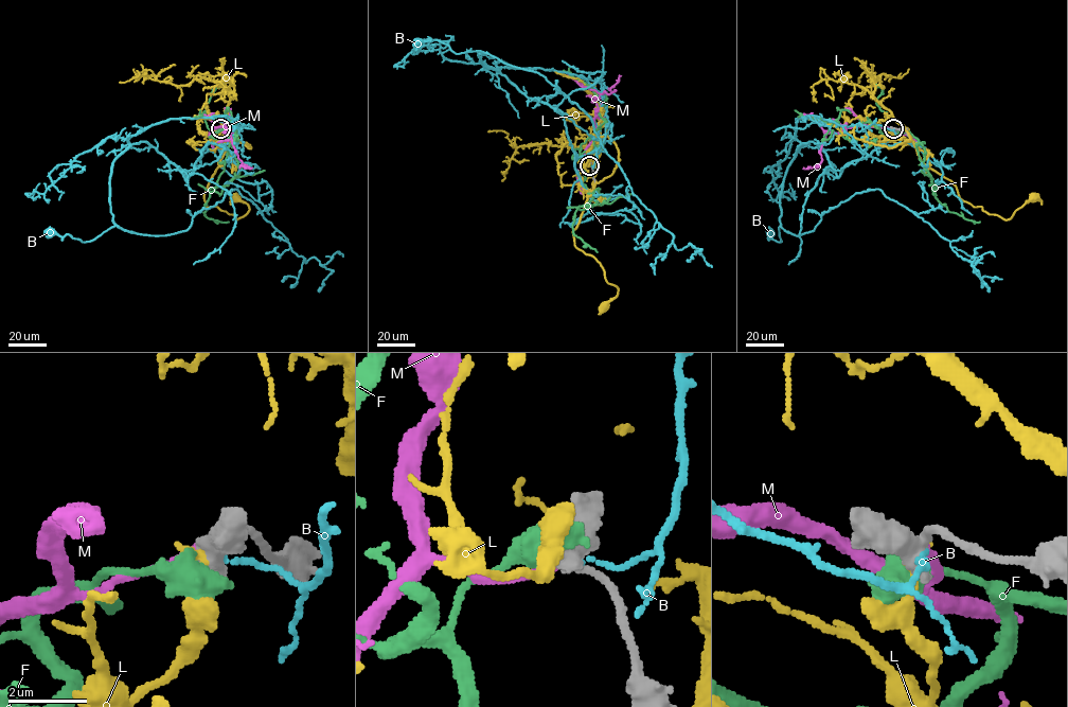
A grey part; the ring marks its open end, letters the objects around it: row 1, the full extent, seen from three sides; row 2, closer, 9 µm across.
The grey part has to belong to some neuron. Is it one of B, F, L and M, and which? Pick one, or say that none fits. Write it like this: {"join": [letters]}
{"join": ["M"]}

